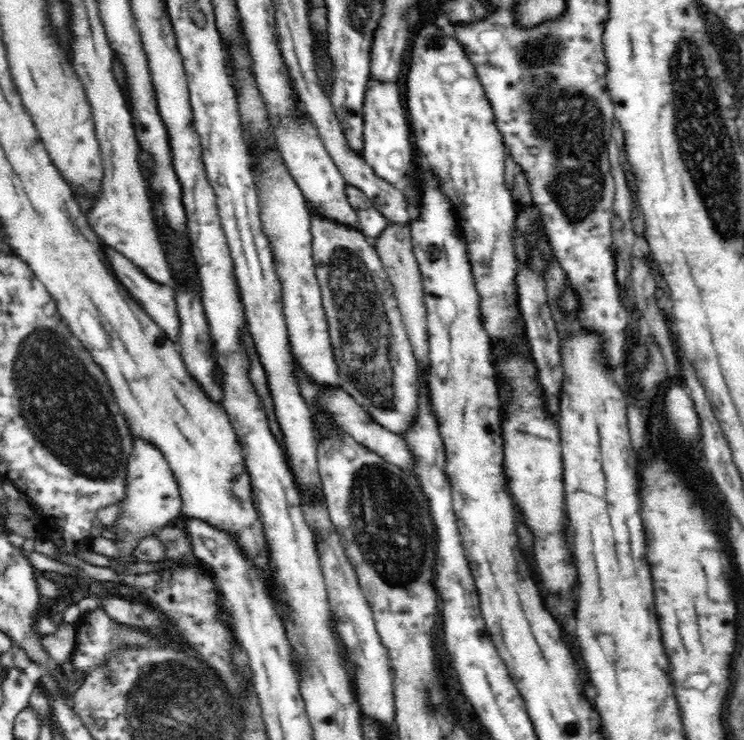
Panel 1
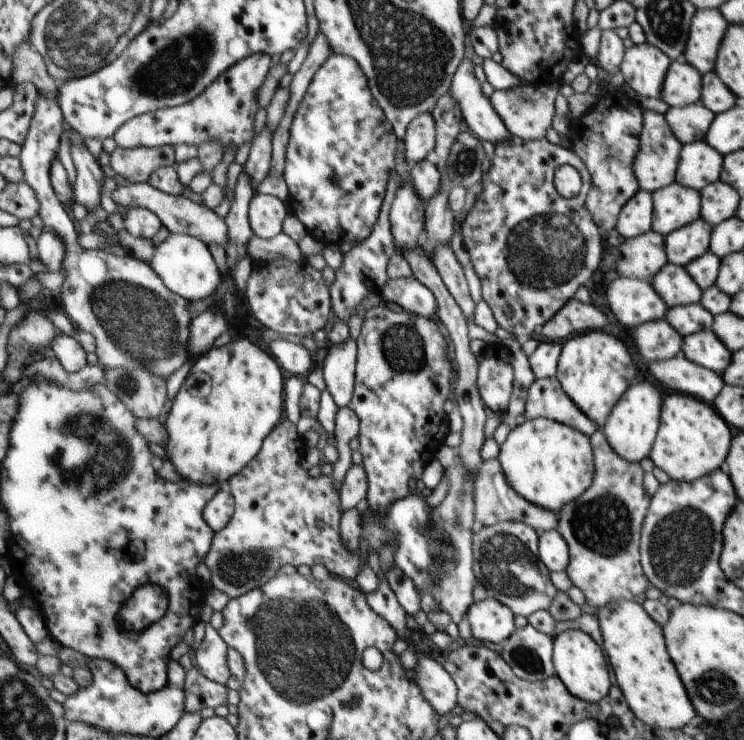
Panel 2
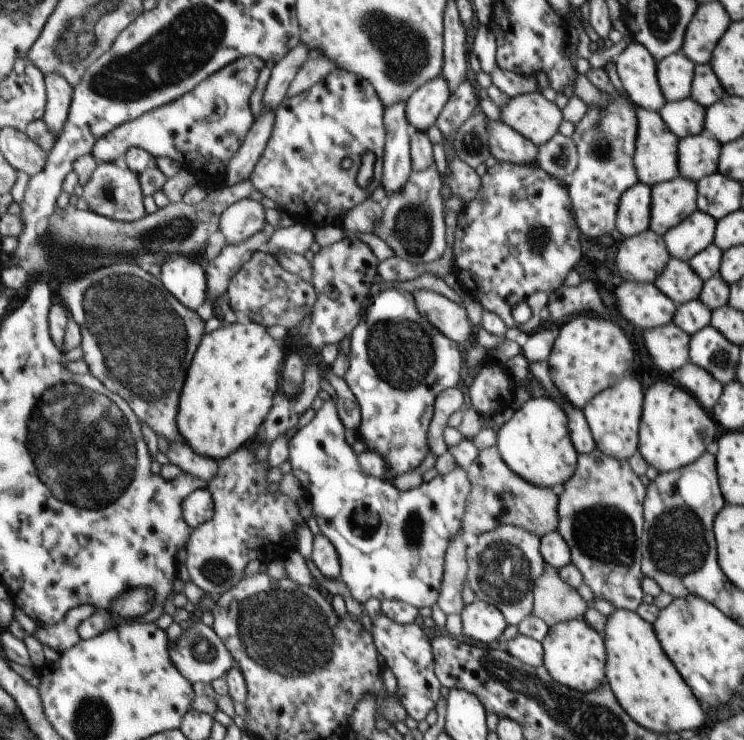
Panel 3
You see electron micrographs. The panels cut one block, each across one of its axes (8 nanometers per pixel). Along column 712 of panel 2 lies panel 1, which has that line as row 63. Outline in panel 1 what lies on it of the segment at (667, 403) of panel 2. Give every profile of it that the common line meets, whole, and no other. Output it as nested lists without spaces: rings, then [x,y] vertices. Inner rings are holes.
[[[424,24],[420,28],[420,32],[414,38],[414,46],[412,46],[412,54],[410,54],[410,62],[408,62],[408,76],[406,76],[406,106],[407,114],[410,114],[411,130],[414,130],[415,152],[423,157],[423,162],[426,165],[432,166],[432,170],[436,170],[436,174],[440,174],[440,182],[444,182],[444,190],[448,190],[448,198],[452,198],[452,207],[456,206],[456,214],[460,214],[460,229],[464,230],[464,239],[468,238],[468,254],[472,254],[472,275],[476,274],[476,286],[480,286],[479,299],[484,302],[484,330],[488,330],[488,337],[490,337],[491,346],[493,340],[508,339],[509,335],[516,335],[517,331],[524,331],[524,322],[522,321],[521,310],[519,309],[519,294],[517,294],[517,255],[512,241],[512,230],[515,227],[515,218],[518,211],[518,203],[512,197],[511,188],[508,187],[506,177],[504,175],[504,168],[506,166],[505,160],[512,158],[509,148],[502,140],[501,132],[497,129],[495,123],[495,114],[491,107],[491,102],[485,95],[482,83],[475,71],[475,66],[472,65],[471,59],[467,57],[467,51],[463,49],[458,40],[446,38],[442,34],[442,28],[438,24]]]

